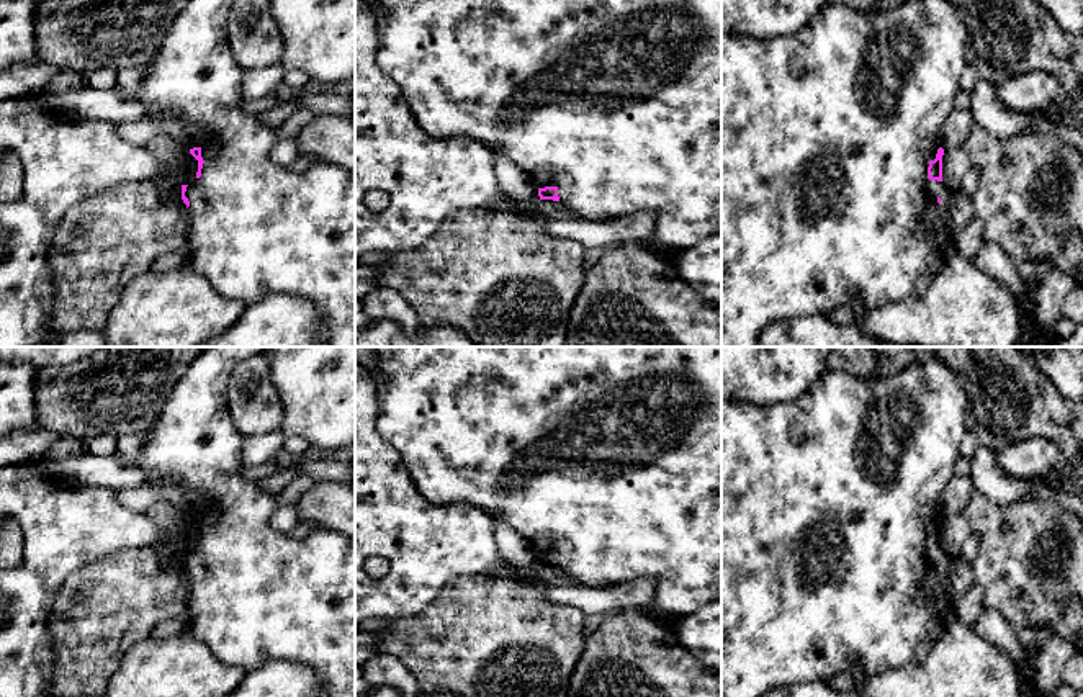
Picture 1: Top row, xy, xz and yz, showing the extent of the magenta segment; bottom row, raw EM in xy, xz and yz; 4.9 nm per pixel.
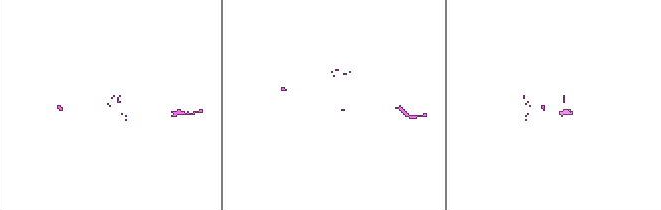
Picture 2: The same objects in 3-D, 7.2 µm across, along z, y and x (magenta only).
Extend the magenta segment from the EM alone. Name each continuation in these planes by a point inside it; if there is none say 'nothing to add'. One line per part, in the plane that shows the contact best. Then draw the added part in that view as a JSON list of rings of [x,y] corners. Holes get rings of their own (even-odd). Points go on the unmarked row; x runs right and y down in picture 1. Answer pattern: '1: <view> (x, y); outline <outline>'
1: yz (826, 501); outline [[[928,358],[903,366],[893,376],[864,380],[846,370],[828,370],[797,401],[754,406],[721,401],[721,697],[762,697],[771,689],[828,681],[857,663],[865,676],[900,668],[913,659],[919,641],[937,643],[949,628],[954,605],[947,597],[950,558],[929,546],[928,533],[941,514],[941,492],[960,458],[967,396],[959,376],[942,362]]]

